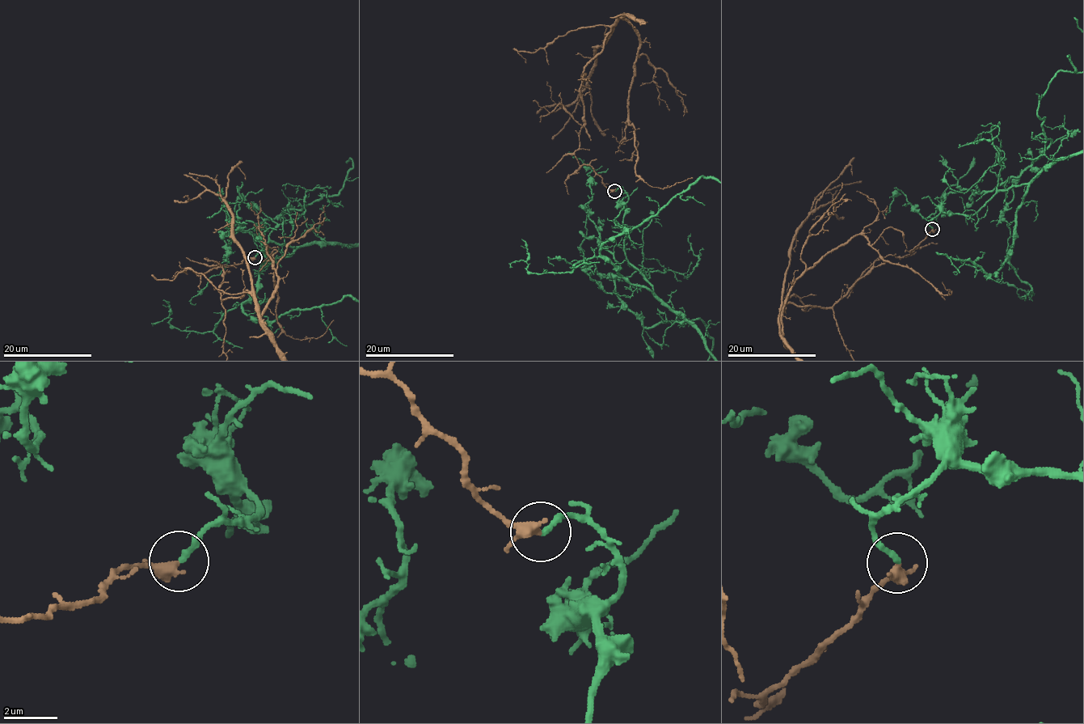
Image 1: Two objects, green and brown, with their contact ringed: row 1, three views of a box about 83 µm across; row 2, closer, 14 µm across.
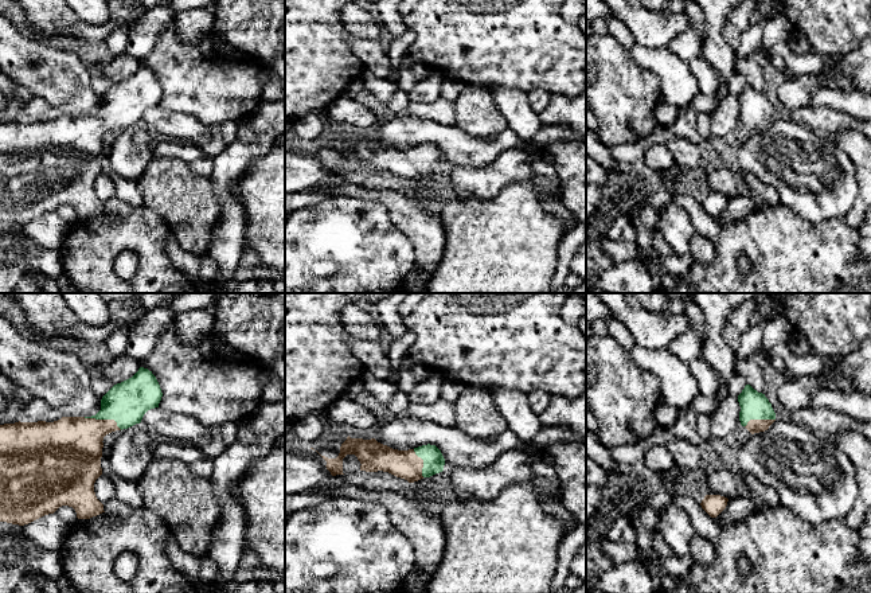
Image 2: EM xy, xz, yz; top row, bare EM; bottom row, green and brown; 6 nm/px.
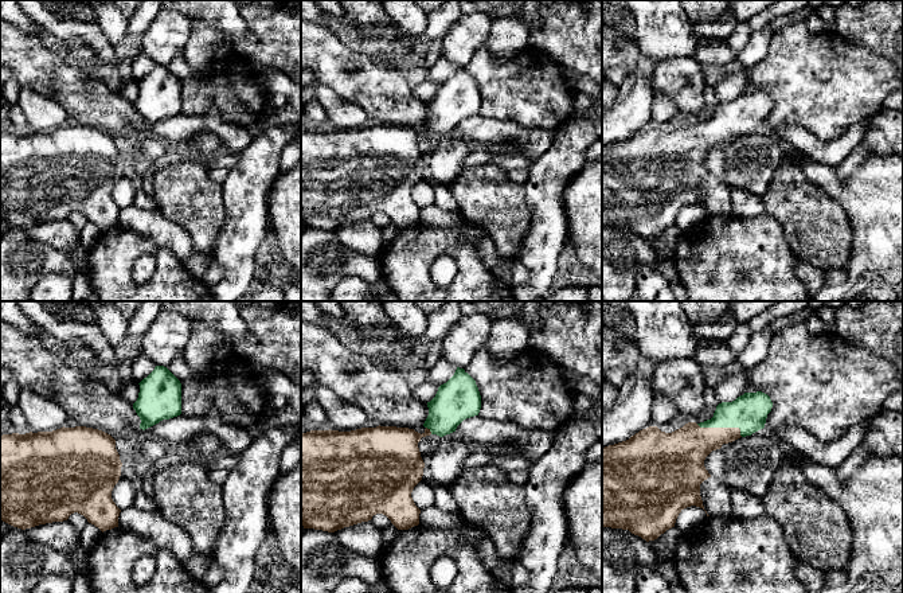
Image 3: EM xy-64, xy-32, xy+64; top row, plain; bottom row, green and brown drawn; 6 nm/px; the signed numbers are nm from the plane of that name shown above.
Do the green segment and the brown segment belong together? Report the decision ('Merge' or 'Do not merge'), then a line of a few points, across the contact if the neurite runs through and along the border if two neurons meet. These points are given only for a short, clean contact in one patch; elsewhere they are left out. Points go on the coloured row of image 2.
Do not merge

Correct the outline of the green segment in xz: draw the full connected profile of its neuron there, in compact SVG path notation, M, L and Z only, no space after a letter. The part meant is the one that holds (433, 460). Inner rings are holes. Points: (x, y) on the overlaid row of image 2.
M422 445L414 448L418 457L423 460L422 476L430 477L444 471L445 459L436 445Z

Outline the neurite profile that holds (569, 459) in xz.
M555 442L542 448L540 459L551 465L562 483L562 502L574 516L575 524L586 527L586 444Z

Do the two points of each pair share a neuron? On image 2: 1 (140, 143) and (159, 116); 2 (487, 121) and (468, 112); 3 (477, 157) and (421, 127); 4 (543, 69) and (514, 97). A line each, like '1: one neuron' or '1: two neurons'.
1: two neurons
2: one neuron
3: one neuron
4: two neurons

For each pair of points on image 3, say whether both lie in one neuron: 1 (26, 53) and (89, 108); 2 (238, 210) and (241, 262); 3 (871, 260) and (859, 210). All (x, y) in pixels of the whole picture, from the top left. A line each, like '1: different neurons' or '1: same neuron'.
1: same neuron
2: same neuron
3: same neuron

